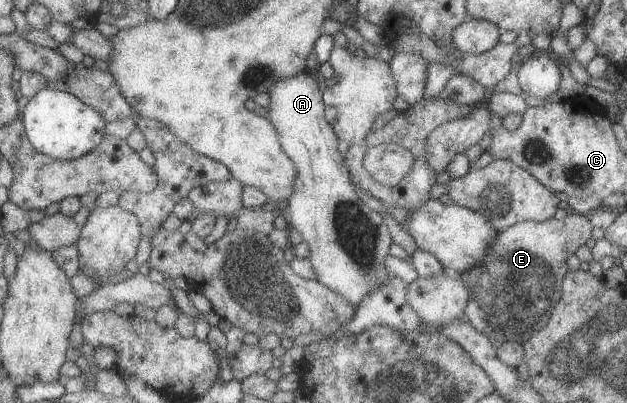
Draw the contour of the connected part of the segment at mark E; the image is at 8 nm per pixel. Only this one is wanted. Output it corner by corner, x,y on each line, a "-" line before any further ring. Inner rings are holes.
569,212
563,220
557,220
555,217
542,222
525,220
506,230
498,231
496,239
488,247
488,255
484,261
460,274
466,281
472,297
464,311
469,323
472,323
477,331
488,336
496,346
503,342
523,343
526,339
531,339
545,327
555,304
561,299
562,281
568,272
567,259
575,254
579,247
592,243
593,228
588,216

